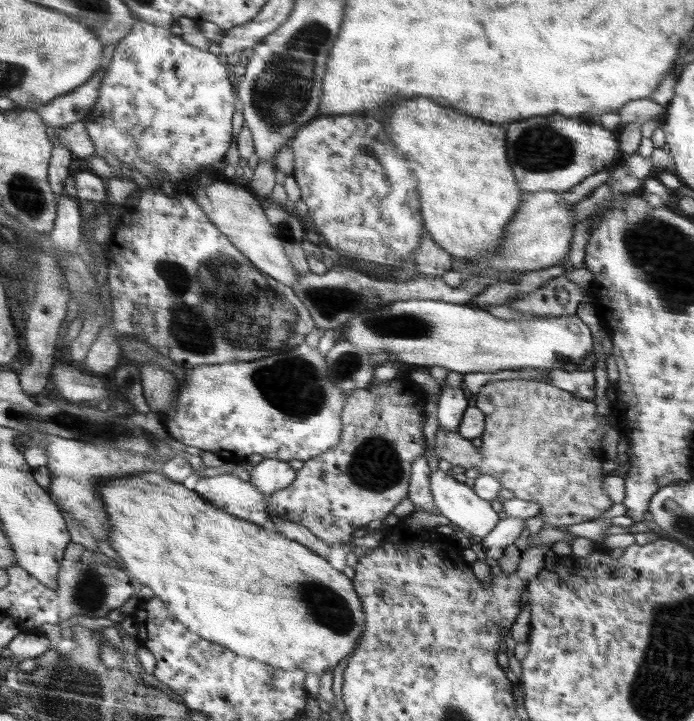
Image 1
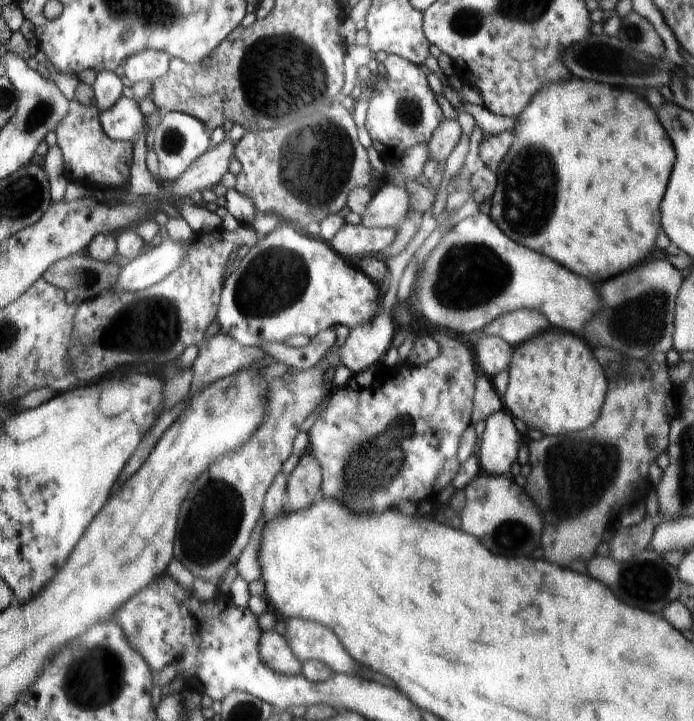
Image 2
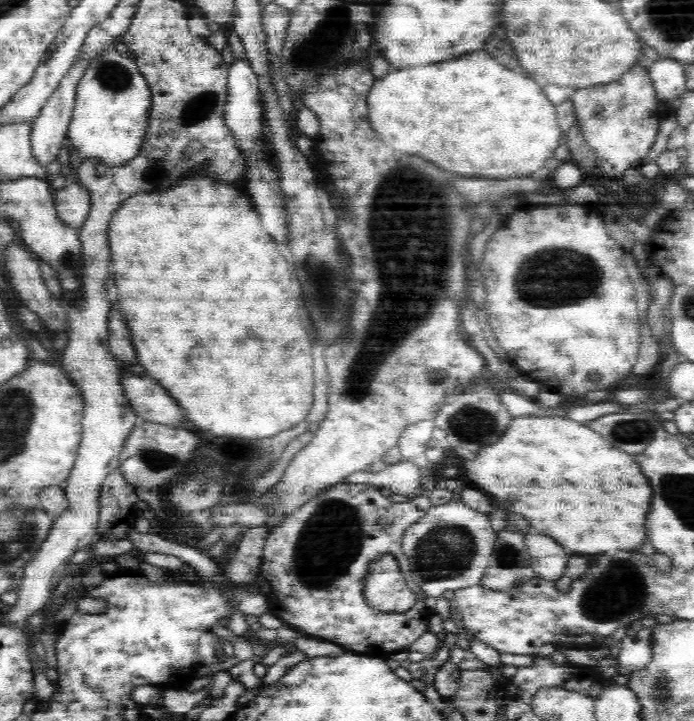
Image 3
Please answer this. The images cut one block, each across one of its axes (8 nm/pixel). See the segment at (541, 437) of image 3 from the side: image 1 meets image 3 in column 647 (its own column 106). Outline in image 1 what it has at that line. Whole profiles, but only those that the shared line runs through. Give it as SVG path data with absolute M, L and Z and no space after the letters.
M159 472L104 480L99 492L104 504L108 504L108 516L112 516L110 546L118 552L126 570L148 586L188 630L237 655L282 670L302 669L318 675L334 670L340 660L354 651L365 627L363 604L351 580L313 550L215 508L194 490Z

